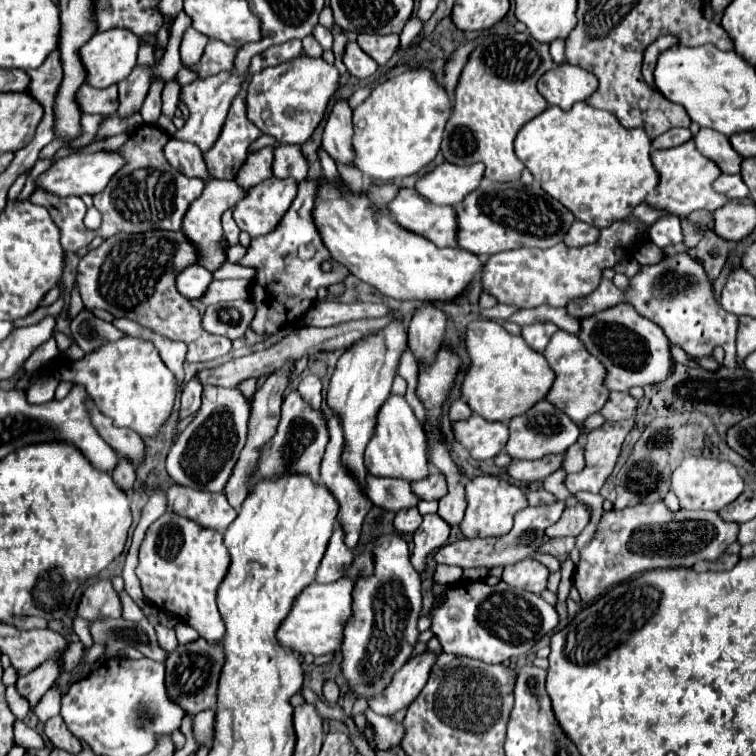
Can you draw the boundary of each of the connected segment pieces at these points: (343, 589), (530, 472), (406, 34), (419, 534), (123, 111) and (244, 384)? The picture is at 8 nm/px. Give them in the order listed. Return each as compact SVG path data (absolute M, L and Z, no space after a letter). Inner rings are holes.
M342 578L332 584L312 582L310 586L306 586L302 594L296 598L292 612L282 622L276 634L280 644L290 646L300 654L314 654L314 656L338 652L344 642L344 626L348 626L352 618L352 592L354 582L350 578Z
M548 454L540 460L514 460L508 466L508 474L516 480L522 482L534 482L534 480L544 480L546 476L550 476L552 472L556 472L558 468L562 468L566 454Z
M412 16L400 33L400 48L407 48L410 42L421 32L424 22L416 16Z
M438 514L424 516L424 522L414 532L414 552L410 558L418 574L426 570L426 558L432 554L432 550L444 546L448 536L450 536L450 526Z
M136 66L130 76L124 82L118 82L119 107L116 116L128 118L132 114L138 114L142 108L148 88L152 82L152 68Z
M250 378L250 380L242 380L242 382L238 382L236 384L236 388L244 394L244 398L248 400L248 404L252 404L252 398L254 398L254 394L256 394L256 390L258 390L258 380L256 378Z

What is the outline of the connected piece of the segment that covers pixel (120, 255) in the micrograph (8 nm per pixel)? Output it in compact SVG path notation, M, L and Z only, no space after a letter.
M160 230L150 238L116 234L80 260L76 280L88 310L102 308L114 318L130 318L170 340L182 340L188 344L188 362L210 362L226 356L232 350L232 342L224 336L204 332L198 310L176 290L176 274L184 270L184 266L198 264L198 260L200 254L196 246L192 246L182 232Z

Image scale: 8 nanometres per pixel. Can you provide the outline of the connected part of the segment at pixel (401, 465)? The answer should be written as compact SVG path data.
M394 396L384 402L378 412L376 434L366 450L366 468L376 478L404 478L406 482L418 482L420 478L428 478L428 440L424 428L416 420L412 408L406 404L404 396Z

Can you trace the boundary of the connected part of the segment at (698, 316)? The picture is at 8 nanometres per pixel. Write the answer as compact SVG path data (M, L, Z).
M686 252L666 256L656 266L642 266L640 274L630 280L630 288L626 292L620 292L612 284L612 280L602 278L600 286L592 294L570 302L568 312L576 318L586 318L598 310L616 306L620 302L630 302L638 310L638 314L644 314L648 320L658 324L668 336L668 340L672 344L680 344L686 354L708 356L715 347L722 346L726 350L726 368L740 368L740 362L736 358L738 318L716 304L712 296L712 284L708 282L702 264L690 258Z

